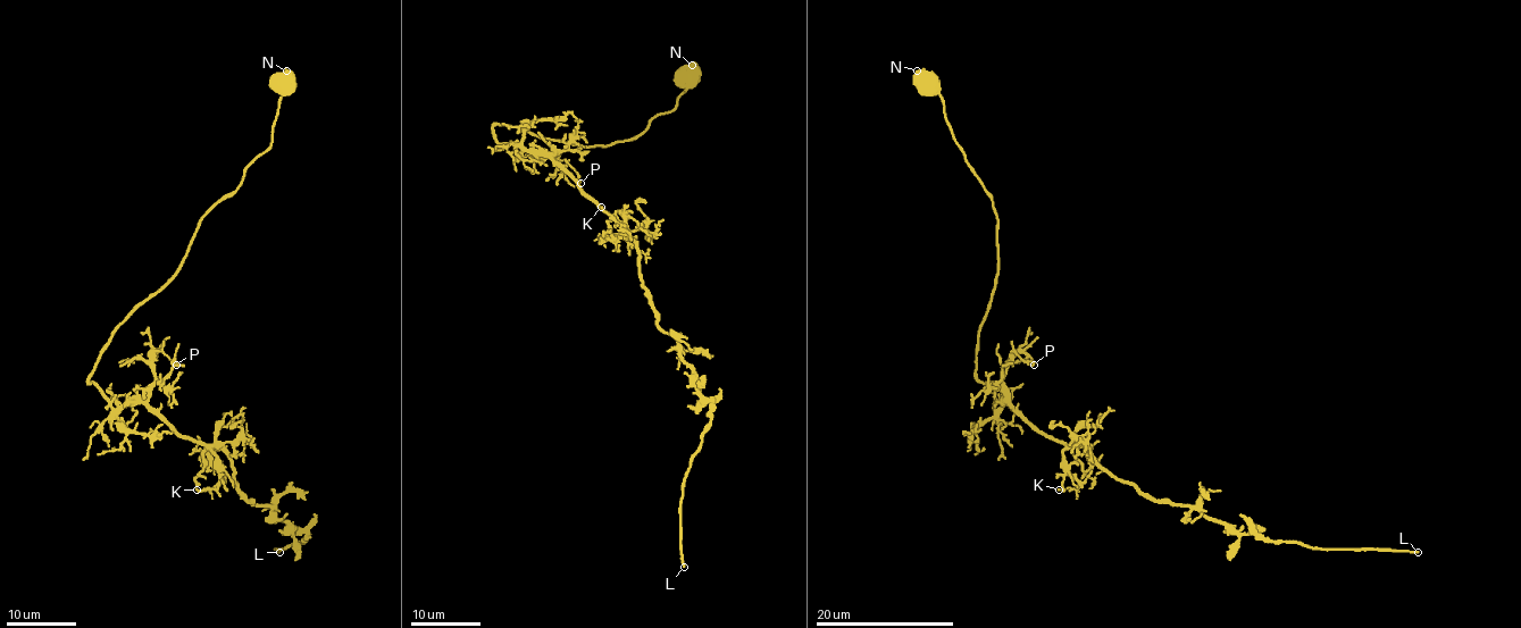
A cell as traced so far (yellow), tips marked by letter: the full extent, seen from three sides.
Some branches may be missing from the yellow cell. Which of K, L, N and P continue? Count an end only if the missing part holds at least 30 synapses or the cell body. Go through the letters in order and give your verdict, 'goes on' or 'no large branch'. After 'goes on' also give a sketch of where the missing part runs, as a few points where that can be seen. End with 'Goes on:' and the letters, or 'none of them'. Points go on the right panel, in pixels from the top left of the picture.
K: no large branch
L: goes on
N: no large branch
P: no large branch
Goes on: L

